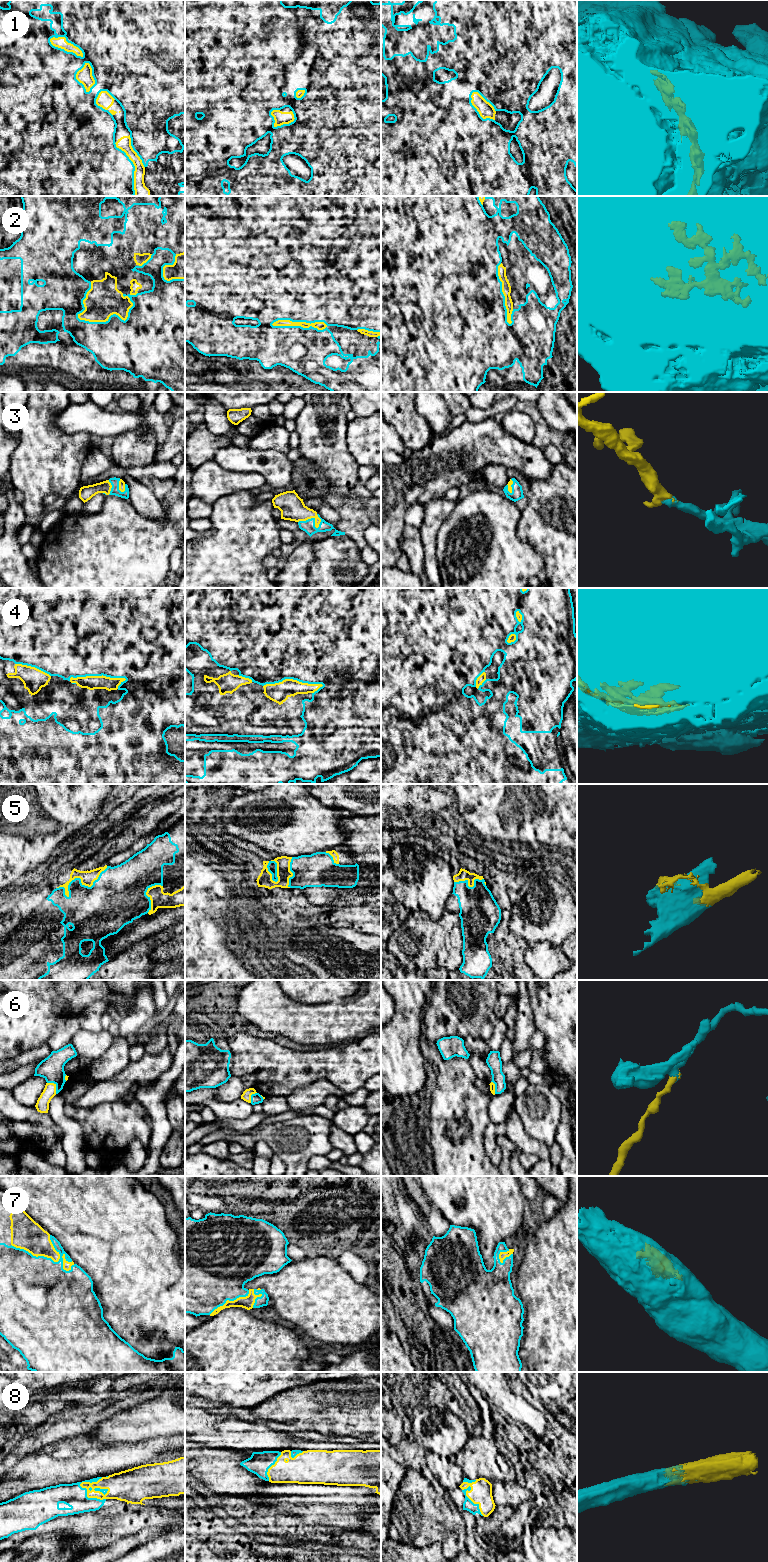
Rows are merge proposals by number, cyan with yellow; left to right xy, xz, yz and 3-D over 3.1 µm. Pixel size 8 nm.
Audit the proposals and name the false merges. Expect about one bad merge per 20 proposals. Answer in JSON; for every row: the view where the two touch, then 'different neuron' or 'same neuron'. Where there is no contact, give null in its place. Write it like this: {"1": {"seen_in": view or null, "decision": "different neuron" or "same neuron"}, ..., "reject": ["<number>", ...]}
{"1": {"seen_in": "xy", "decision": "same neuron"}, "2": {"seen_in": "xy", "decision": "same neuron"}, "3": {"seen_in": "xz", "decision": "same neuron"}, "4": {"seen_in": "xz", "decision": "same neuron"}, "5": {"seen_in": "xy", "decision": "same neuron"}, "6": {"seen_in": "xy", "decision": "same neuron"}, "7": {"seen_in": "xy", "decision": "same neuron"}, "8": {"seen_in": "xy", "decision": "same neuron"}, "reject": []}

